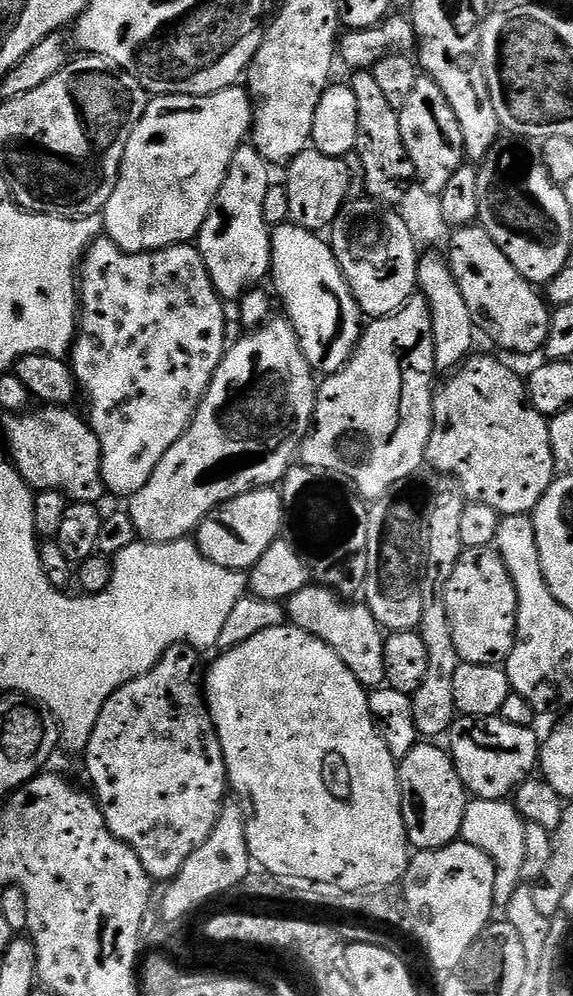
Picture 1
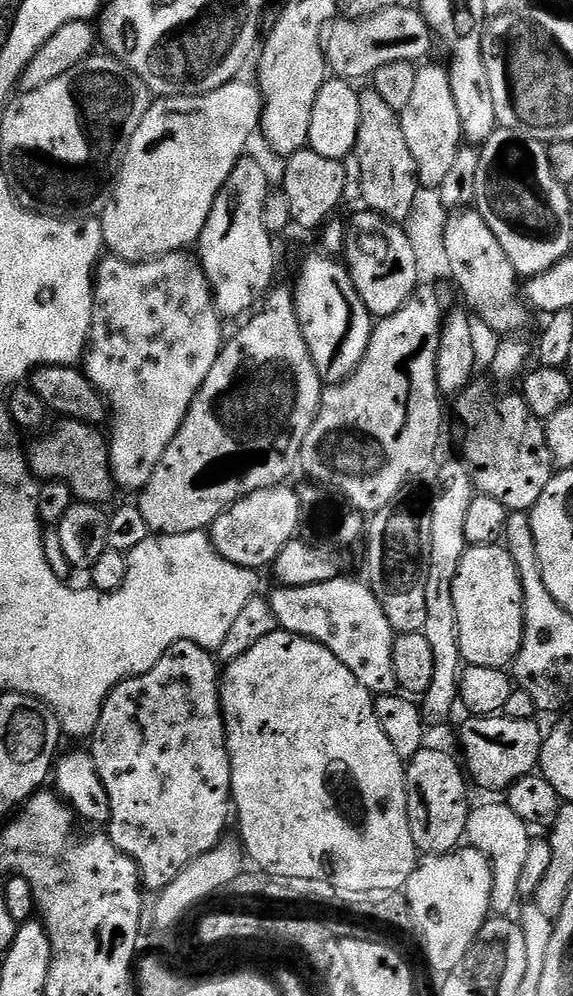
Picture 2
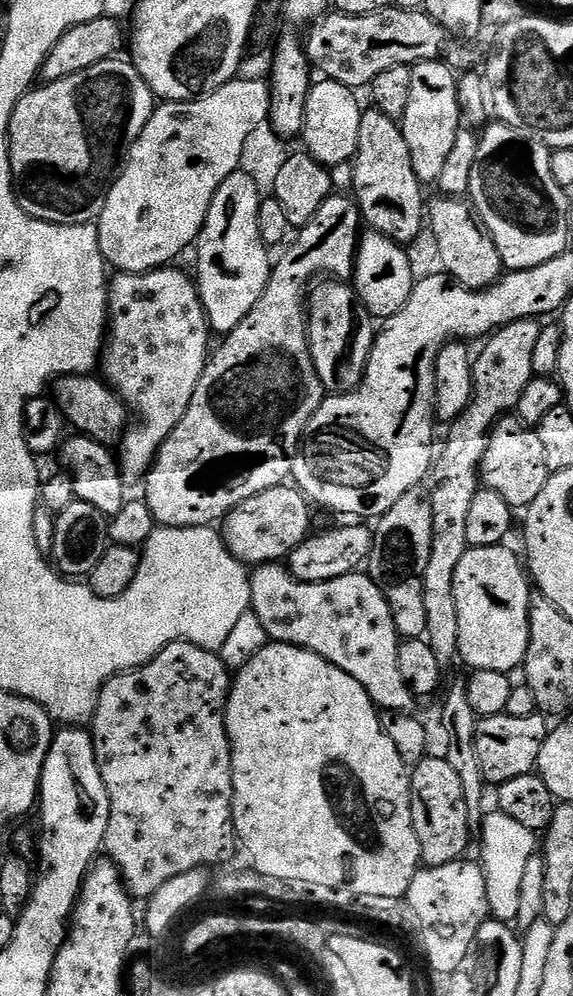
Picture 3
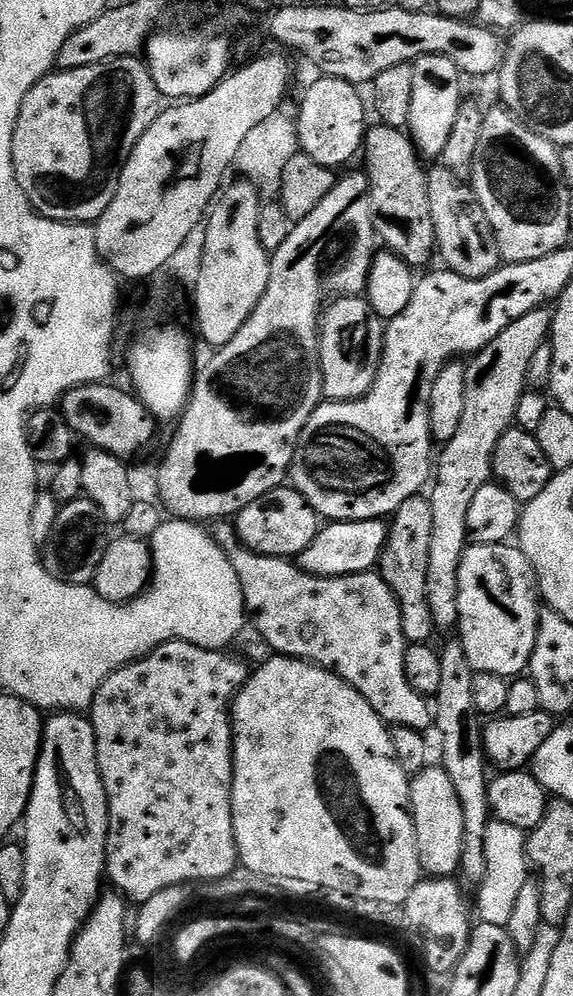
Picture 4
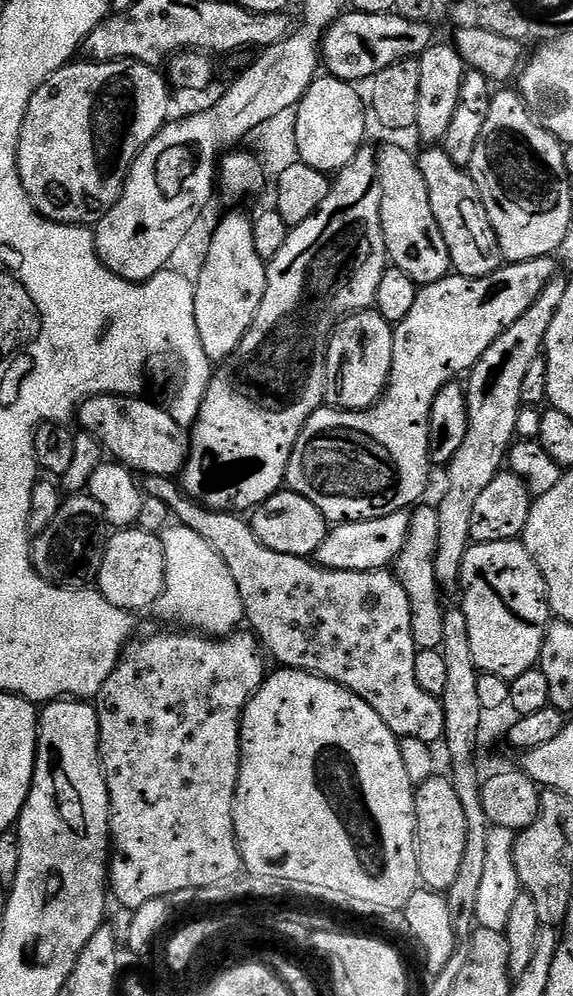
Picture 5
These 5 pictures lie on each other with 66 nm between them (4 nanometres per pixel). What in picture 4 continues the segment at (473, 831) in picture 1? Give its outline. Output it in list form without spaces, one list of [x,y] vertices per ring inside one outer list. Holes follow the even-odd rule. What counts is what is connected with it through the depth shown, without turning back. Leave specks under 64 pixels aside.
[[[495,818],[489,819],[488,825],[486,826],[486,838],[484,839],[484,845],[486,846],[486,872],[485,878],[481,881],[478,887],[478,893],[480,893],[480,912],[478,908],[478,916],[483,923],[489,924],[490,926],[502,926],[507,928],[510,922],[510,914],[514,914],[514,906],[518,906],[518,894],[522,894],[522,886],[526,886],[526,882],[530,878],[530,865],[528,862],[528,837],[521,828],[518,826],[509,826],[507,822],[502,822]]]

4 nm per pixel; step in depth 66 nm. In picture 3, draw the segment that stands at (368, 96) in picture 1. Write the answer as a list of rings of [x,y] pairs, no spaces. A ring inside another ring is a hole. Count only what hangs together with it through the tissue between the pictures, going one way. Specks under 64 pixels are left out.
[[[375,106],[369,107],[369,112],[368,109],[361,111],[358,146],[351,168],[351,191],[360,208],[363,223],[369,229],[383,232],[397,244],[409,246],[414,243],[426,228],[426,188],[421,184],[418,174],[414,174],[410,146],[406,146],[406,138],[397,120]]]

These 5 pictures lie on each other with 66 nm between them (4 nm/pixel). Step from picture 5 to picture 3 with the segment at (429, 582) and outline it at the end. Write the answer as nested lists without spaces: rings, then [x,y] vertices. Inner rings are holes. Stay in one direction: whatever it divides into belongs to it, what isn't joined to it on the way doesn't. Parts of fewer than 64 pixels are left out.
[[[427,487],[406,490],[386,514],[375,521],[372,533],[372,552],[366,561],[367,575],[382,590],[390,610],[394,614],[394,626],[404,640],[419,640],[426,633],[426,594],[424,575],[426,562],[430,562],[430,550],[434,538],[434,510]]]

